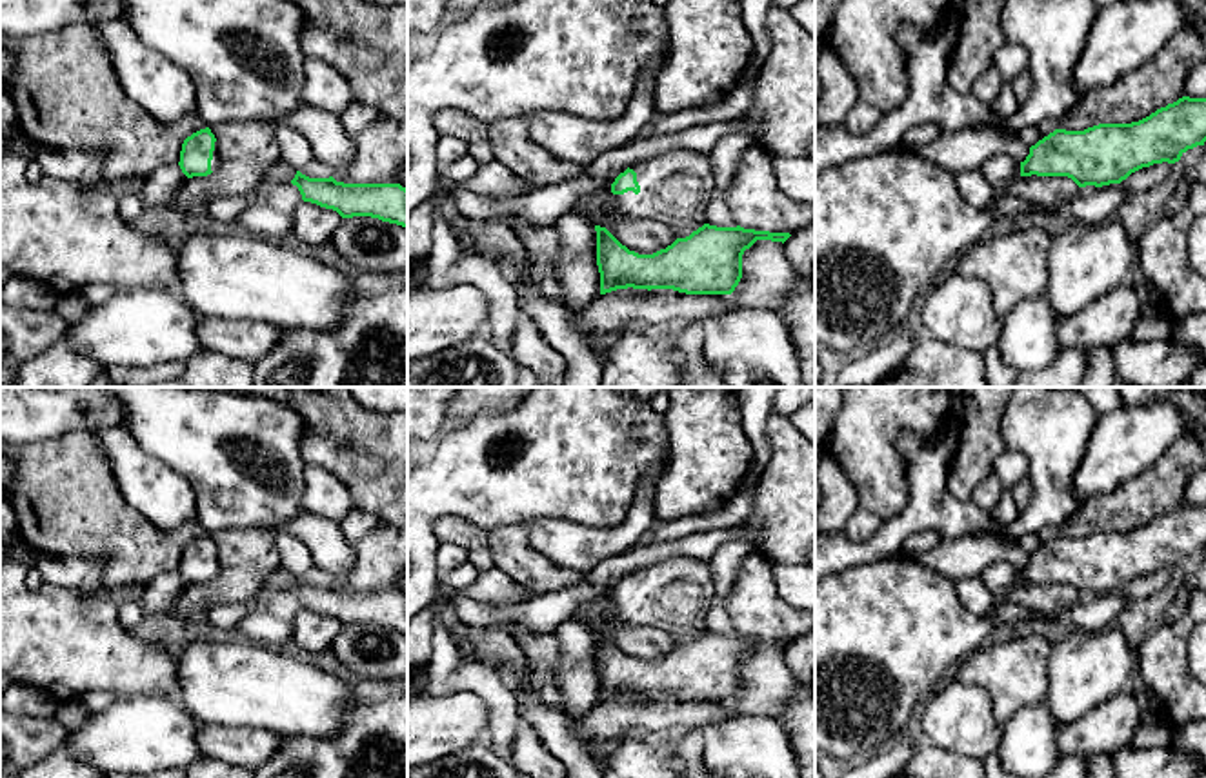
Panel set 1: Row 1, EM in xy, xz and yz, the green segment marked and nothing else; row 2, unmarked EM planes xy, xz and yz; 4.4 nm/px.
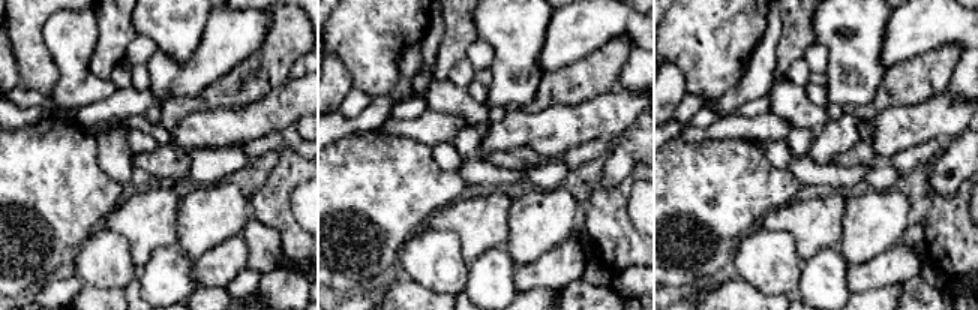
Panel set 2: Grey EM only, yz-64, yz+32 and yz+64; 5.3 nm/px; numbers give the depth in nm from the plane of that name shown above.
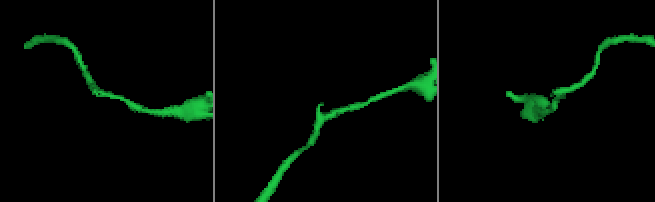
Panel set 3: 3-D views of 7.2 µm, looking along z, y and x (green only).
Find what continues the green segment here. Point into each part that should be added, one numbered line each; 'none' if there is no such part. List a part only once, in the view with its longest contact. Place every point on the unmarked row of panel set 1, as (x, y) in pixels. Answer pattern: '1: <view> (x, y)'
1: xz (677, 593)

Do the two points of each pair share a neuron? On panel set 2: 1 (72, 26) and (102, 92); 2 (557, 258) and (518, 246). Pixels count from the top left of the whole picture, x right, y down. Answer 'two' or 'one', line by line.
1: one
2: two

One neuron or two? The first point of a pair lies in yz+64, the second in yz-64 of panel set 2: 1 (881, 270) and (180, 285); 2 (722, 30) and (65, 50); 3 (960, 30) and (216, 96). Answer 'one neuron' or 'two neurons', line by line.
1: two neurons
2: two neurons
3: two neurons

